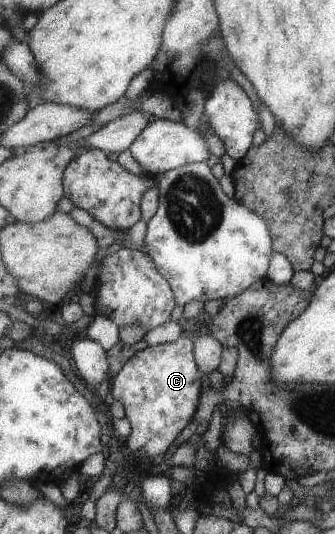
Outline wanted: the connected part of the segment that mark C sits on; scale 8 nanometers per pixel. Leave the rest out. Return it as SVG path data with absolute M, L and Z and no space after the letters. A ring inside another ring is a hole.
M182 335L178 340L139 350L111 385L115 399L125 405L132 427L128 445L139 459L157 459L177 435L189 425L199 403L201 370L193 357L193 341Z

